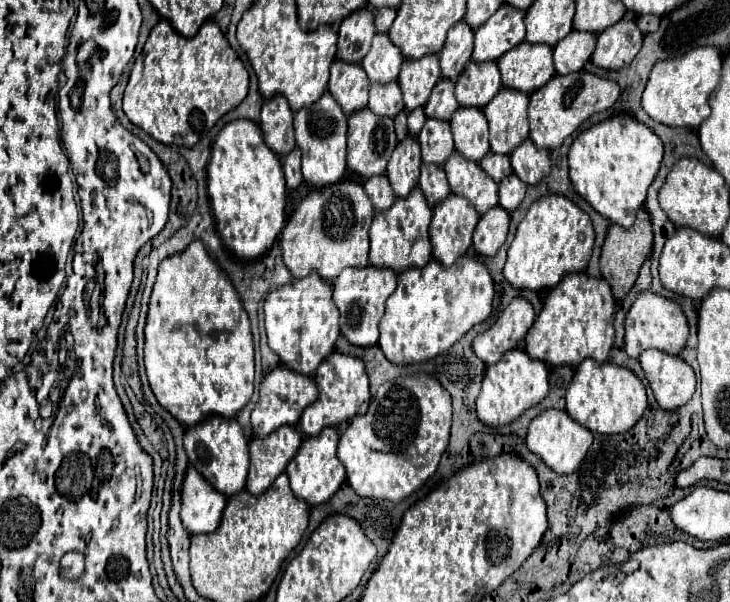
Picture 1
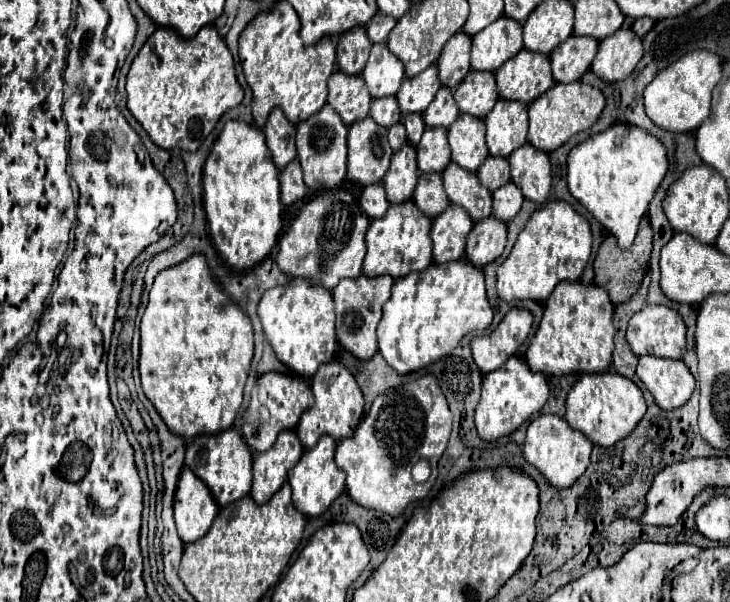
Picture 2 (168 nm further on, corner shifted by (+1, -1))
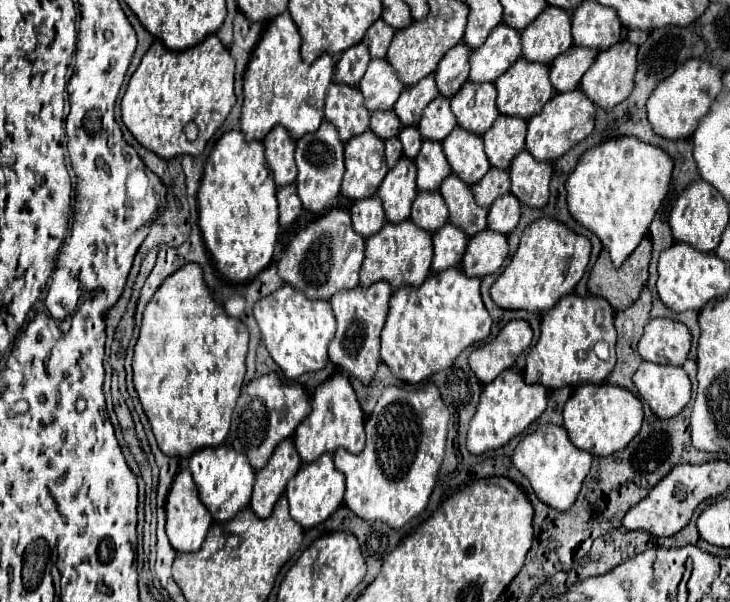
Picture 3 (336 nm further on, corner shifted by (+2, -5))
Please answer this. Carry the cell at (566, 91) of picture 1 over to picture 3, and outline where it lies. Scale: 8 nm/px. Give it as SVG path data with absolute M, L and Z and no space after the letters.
M565 91L565 93L555 93L541 113L533 115L527 121L527 145L525 149L537 159L537 161L555 161L563 153L567 153L577 141L585 139L595 127L595 103L581 91Z

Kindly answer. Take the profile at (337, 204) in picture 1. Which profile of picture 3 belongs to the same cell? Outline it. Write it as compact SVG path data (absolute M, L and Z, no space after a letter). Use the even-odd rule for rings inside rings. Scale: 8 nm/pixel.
M333 207L301 229L285 247L279 259L279 277L303 291L309 299L331 299L341 289L355 289L359 285L359 269L363 263L365 239L353 229L351 217L345 209ZM343 231L343 235L339 235Z

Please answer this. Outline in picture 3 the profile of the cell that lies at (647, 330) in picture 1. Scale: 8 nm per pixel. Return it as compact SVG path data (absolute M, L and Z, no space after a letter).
M657 317L645 325L637 349L645 361L683 365L691 349L691 333L679 321Z

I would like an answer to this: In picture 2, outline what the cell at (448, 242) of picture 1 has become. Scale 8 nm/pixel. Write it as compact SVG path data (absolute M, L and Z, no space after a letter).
M450 205L440 217L434 219L432 257L436 259L436 263L448 263L448 261L456 261L464 257L466 237L472 225L474 221L470 219L470 215L458 205Z

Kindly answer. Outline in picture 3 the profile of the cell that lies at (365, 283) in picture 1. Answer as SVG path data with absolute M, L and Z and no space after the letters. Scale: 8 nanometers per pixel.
M377 281L371 287L359 285L357 289L337 291L331 297L331 307L337 317L337 333L329 345L329 359L365 385L373 379L379 365L379 333L387 317L391 293L393 289L387 281Z

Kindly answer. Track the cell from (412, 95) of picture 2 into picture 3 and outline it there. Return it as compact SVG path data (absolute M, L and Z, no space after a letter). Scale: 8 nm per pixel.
M429 73L419 83L403 89L393 111L397 113L397 117L403 125L417 125L421 115L423 115L423 109L437 95L439 95L439 91L437 91L437 85L435 85L435 77L433 77L433 73Z

